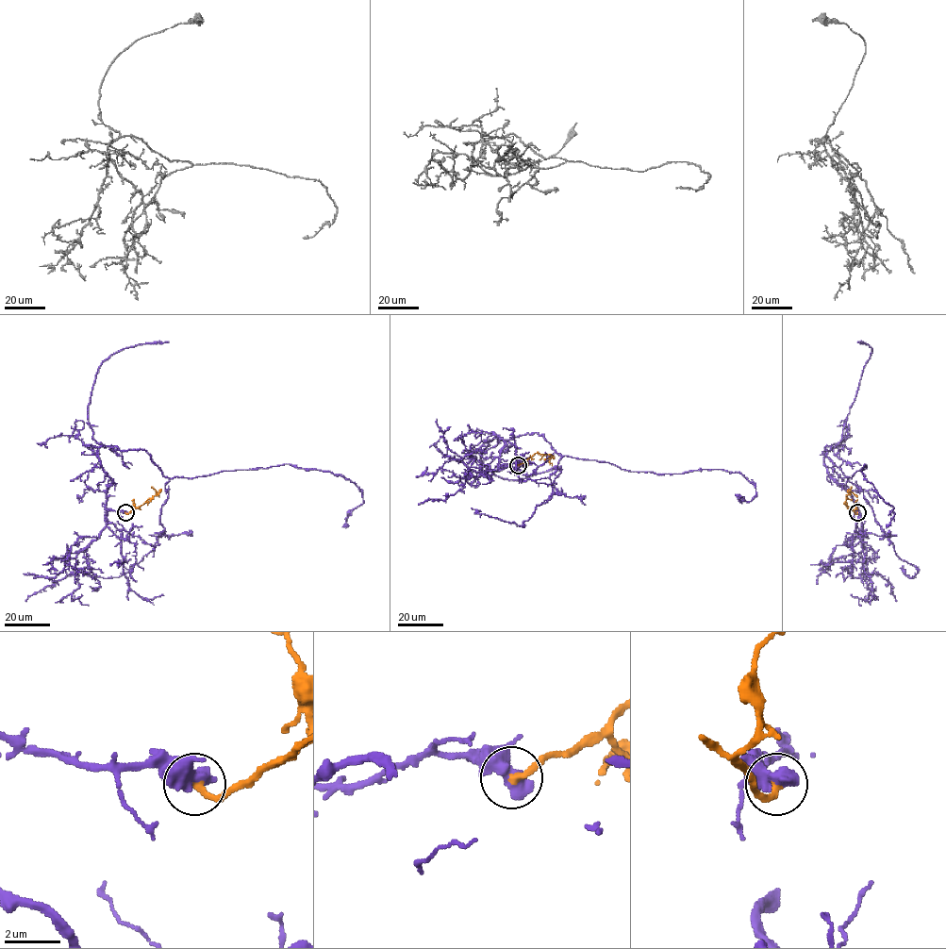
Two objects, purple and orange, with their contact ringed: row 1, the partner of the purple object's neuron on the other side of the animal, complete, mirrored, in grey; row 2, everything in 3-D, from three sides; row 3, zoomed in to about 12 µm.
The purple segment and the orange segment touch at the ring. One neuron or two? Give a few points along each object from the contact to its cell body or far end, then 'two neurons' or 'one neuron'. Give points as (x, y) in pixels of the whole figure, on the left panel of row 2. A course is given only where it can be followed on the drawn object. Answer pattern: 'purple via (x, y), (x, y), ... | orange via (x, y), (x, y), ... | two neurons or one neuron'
purple via (125, 512), (106, 507), (101, 446), (144, 449), (170, 478), (285, 464), (343, 475), (363, 502), (341, 527) | orange via (125, 512), (129, 513), (149, 502), (157, 492), (159, 497) | one neuron

